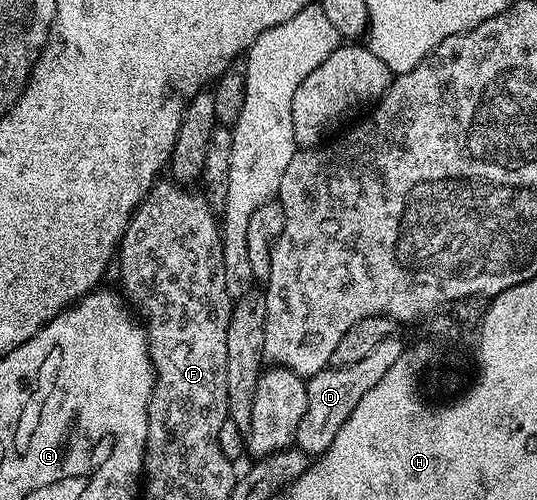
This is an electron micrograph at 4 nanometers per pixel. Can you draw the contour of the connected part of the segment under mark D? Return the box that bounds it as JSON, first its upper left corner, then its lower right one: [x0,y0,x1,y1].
[294,335,404,458]

